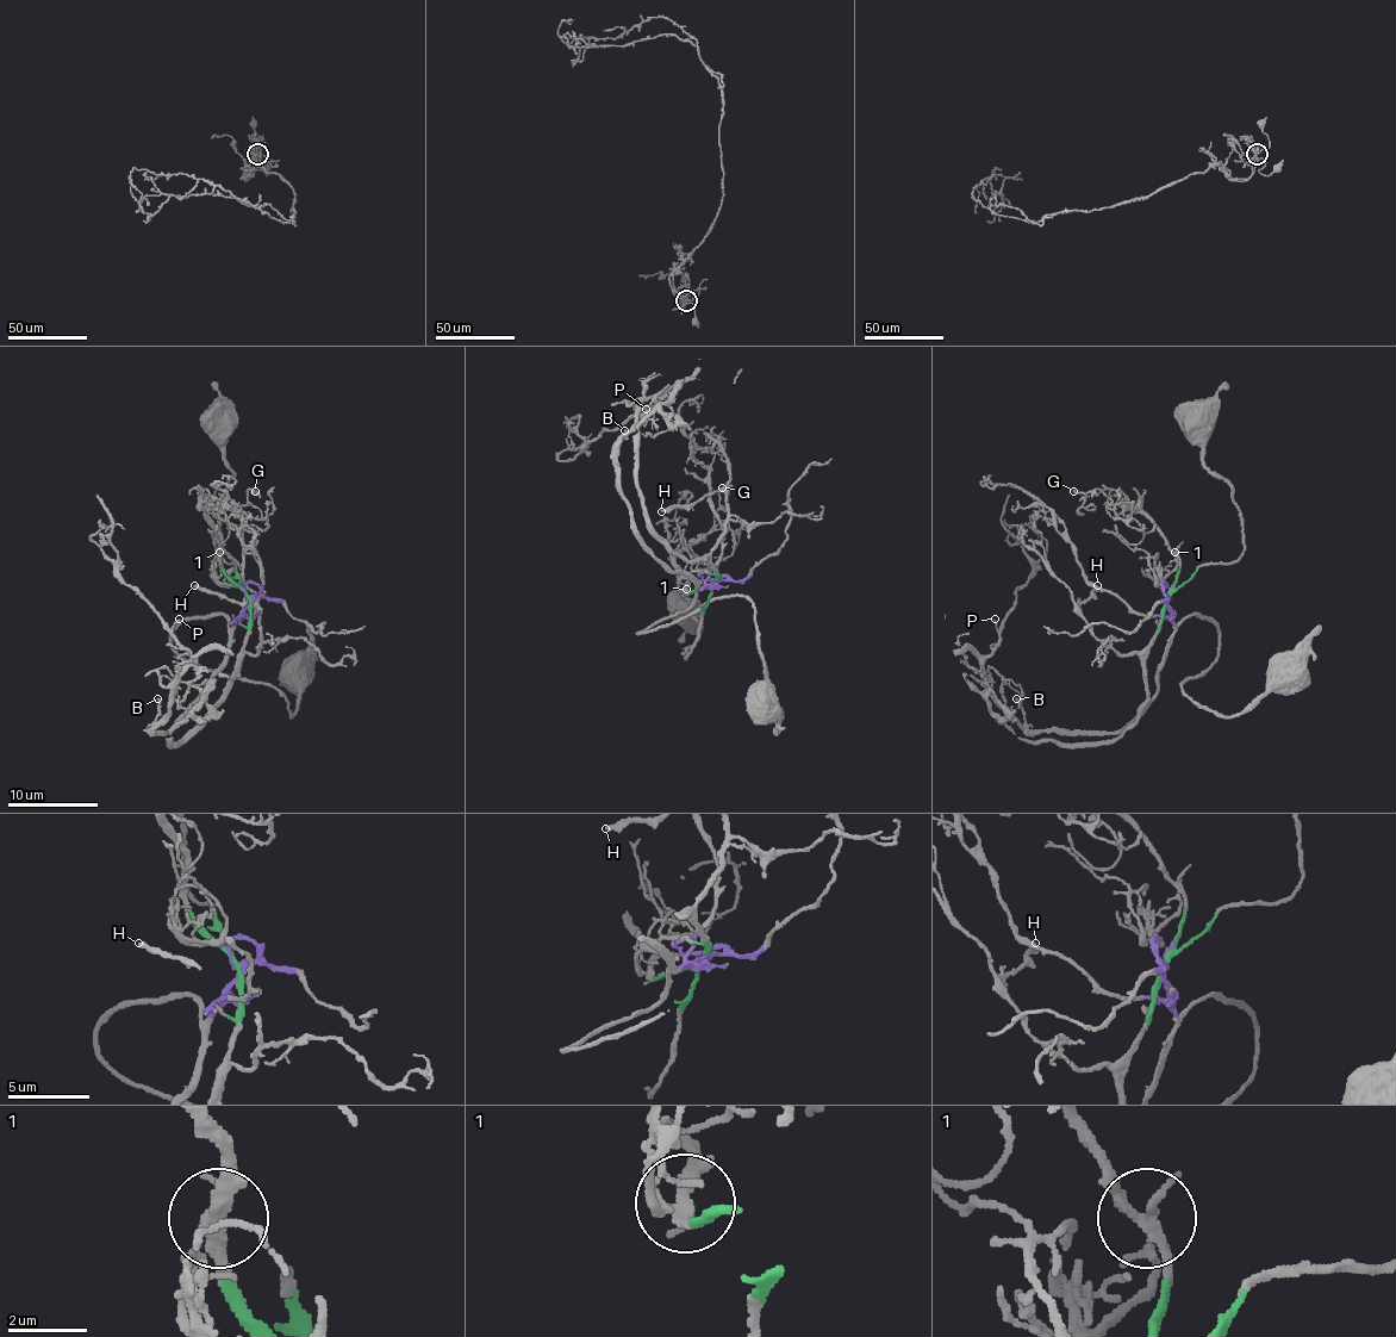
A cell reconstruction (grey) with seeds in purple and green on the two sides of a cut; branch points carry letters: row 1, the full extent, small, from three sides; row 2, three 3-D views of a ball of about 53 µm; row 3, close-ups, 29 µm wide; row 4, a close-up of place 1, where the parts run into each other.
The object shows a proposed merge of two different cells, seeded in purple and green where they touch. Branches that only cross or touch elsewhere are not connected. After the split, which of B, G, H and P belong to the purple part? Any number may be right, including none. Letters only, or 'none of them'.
B, P

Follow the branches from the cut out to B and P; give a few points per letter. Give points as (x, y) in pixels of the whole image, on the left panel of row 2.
B: (245, 594), (248, 608), (224, 664), (204, 692), (164, 731), (149, 731), (156, 722), (159, 697)
P: (245, 594), (248, 608), (204, 692), (164, 731), (149, 731), (164, 715), (189, 661), (172, 632), (179, 619)

